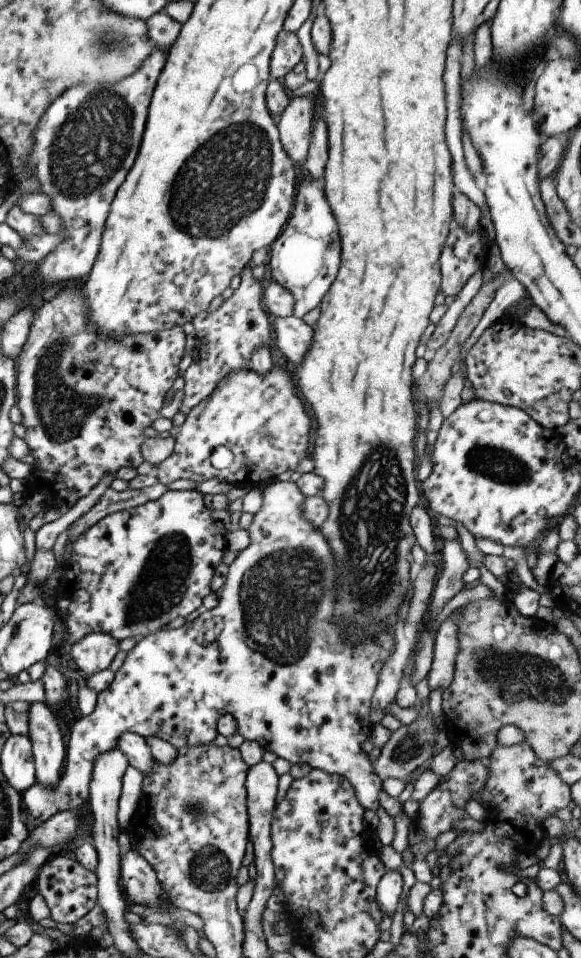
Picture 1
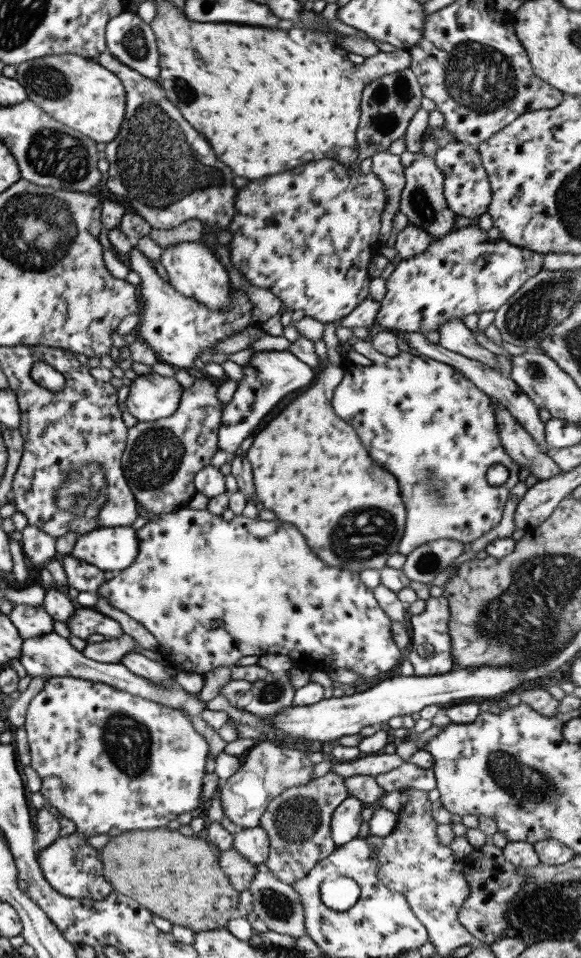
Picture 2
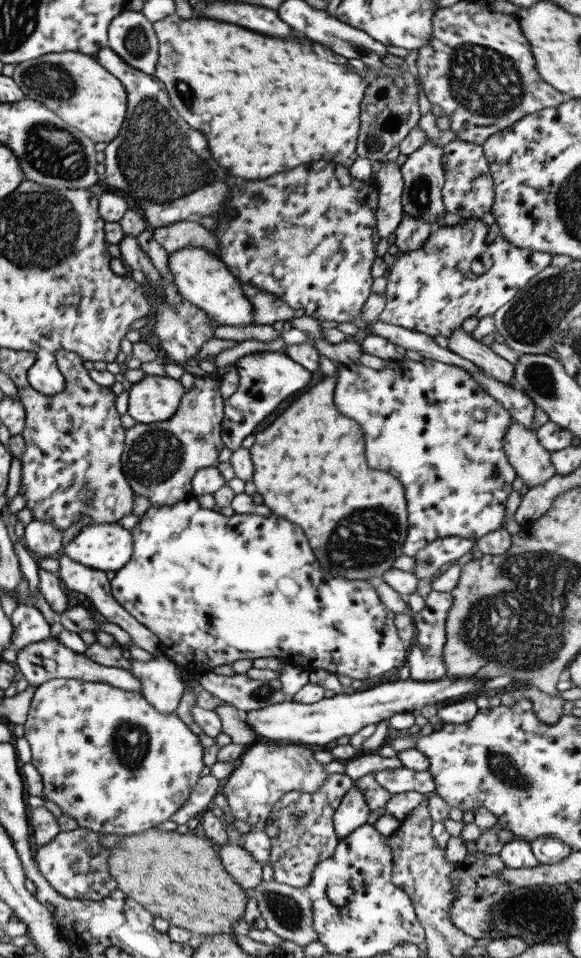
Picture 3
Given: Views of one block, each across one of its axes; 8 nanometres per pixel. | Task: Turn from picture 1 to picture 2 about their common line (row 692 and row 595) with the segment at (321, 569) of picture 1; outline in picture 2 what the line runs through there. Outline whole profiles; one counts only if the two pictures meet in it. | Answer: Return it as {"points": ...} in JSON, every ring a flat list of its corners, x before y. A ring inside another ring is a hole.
{"points":[[182,506,167,514,150,514,151,521,135,530,137,537,137,554,133,562,123,570,114,573,114,577,103,581,95,592,99,605,108,605,120,610,123,614,141,624,158,644,158,650,163,650,163,656,171,656,178,670,195,672,203,675,216,666,234,664,242,656,263,656,264,654,283,654,288,656,297,666,308,670,332,672,338,668,351,670,363,678,377,676,381,672,391,670,401,661,400,650,393,642,390,618,377,605,370,588,365,587,357,573,339,567,327,566,307,545,303,535,295,530,292,524,277,518,263,521,254,518,235,515,229,521,221,519,221,515,211,514,207,509,193,510,192,507]]}

